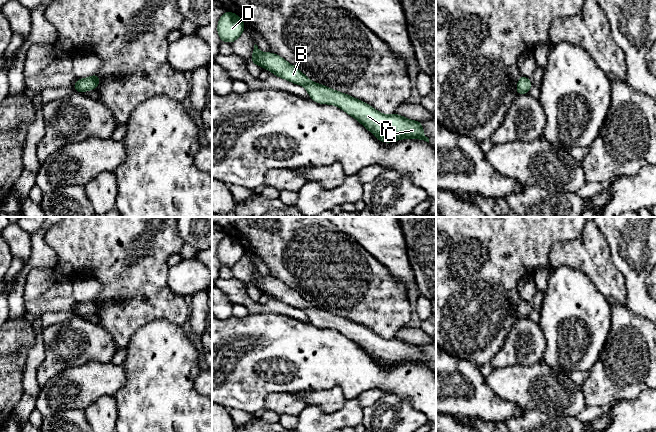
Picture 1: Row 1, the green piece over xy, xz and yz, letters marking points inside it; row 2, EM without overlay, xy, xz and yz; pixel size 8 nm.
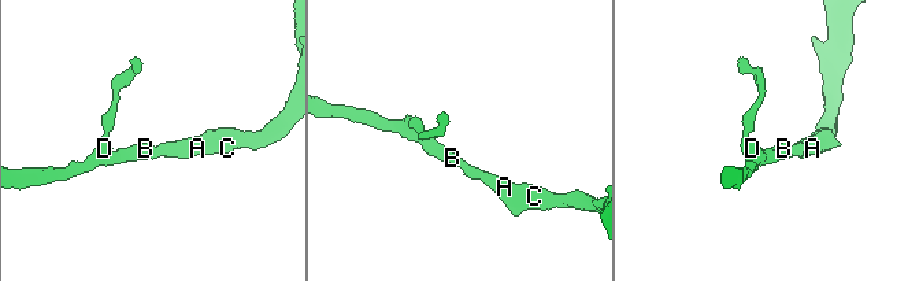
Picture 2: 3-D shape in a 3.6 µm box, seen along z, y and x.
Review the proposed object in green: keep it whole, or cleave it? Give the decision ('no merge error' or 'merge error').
no merge error

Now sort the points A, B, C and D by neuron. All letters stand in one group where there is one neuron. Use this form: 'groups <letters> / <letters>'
groups A B C D

